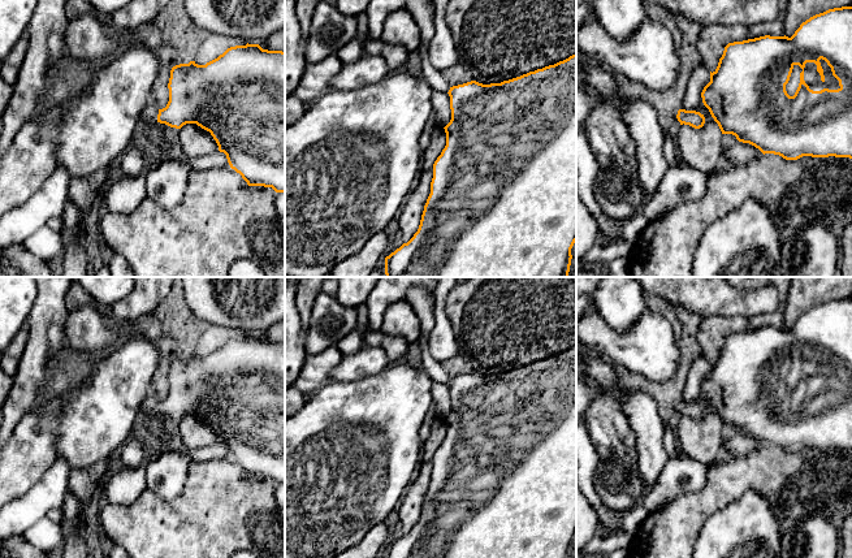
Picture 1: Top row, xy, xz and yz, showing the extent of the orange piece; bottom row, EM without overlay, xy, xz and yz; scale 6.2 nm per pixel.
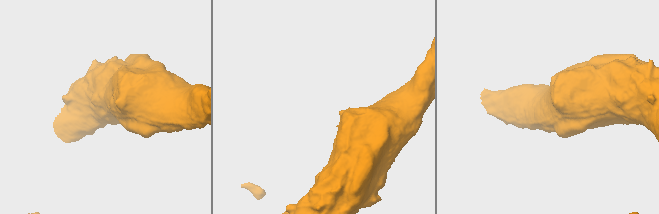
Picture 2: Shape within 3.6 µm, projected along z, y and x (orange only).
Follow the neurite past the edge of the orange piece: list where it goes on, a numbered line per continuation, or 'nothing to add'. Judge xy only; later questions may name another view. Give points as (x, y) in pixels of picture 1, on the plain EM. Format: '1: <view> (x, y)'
1: xy (150, 402)

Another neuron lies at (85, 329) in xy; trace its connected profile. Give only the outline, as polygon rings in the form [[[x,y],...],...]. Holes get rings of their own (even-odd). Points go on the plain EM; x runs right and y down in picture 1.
[[[94,304],[69,311],[64,330],[72,349],[91,356],[103,355],[107,349],[114,347],[121,333],[103,320]]]

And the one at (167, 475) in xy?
[[[178,451],[160,453],[155,460],[146,464],[147,489],[165,499],[178,497],[185,486],[191,462],[191,458]]]

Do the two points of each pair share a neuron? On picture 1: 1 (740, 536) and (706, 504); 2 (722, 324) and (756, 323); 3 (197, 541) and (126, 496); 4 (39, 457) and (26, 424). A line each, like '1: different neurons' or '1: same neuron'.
1: different neurons
2: same neuron
3: different neurons
4: same neuron

